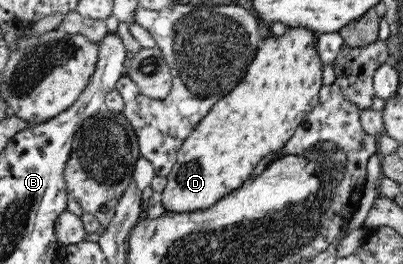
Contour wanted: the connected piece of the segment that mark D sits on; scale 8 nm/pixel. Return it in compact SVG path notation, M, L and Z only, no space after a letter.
M304 27L289 28L283 36L270 35L263 40L246 76L234 90L221 98L183 142L162 192L165 212L187 213L206 210L226 195L238 190L255 166L268 154L281 150L302 119L318 104L322 83L322 61L316 53L316 33Z

